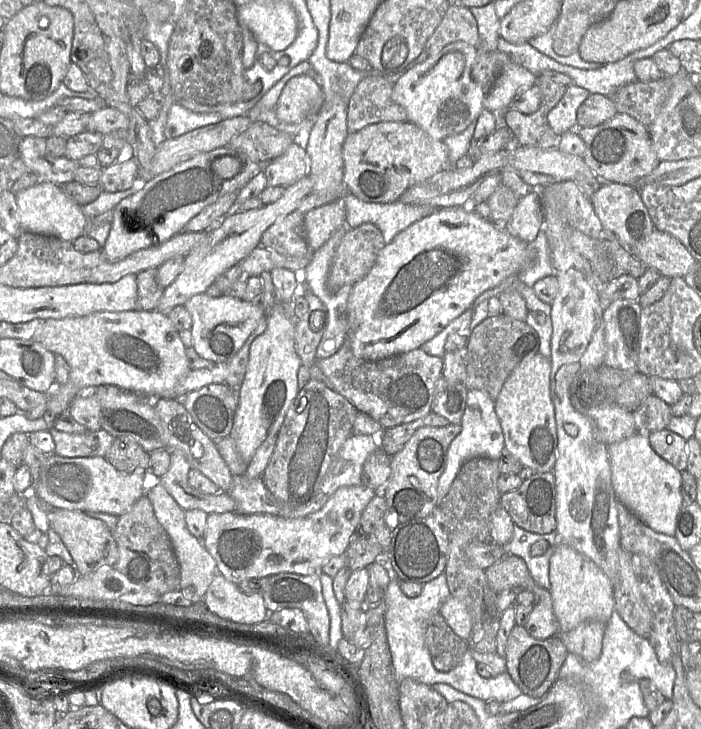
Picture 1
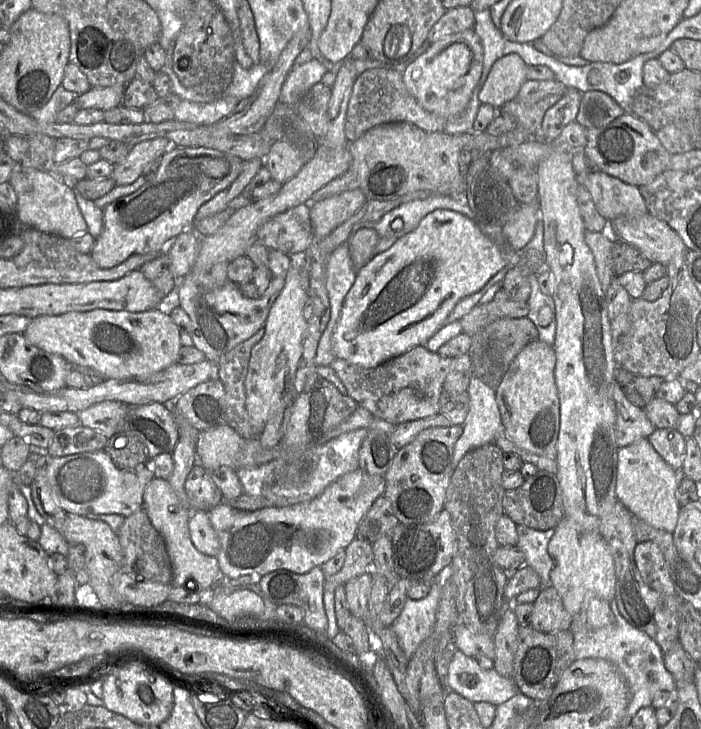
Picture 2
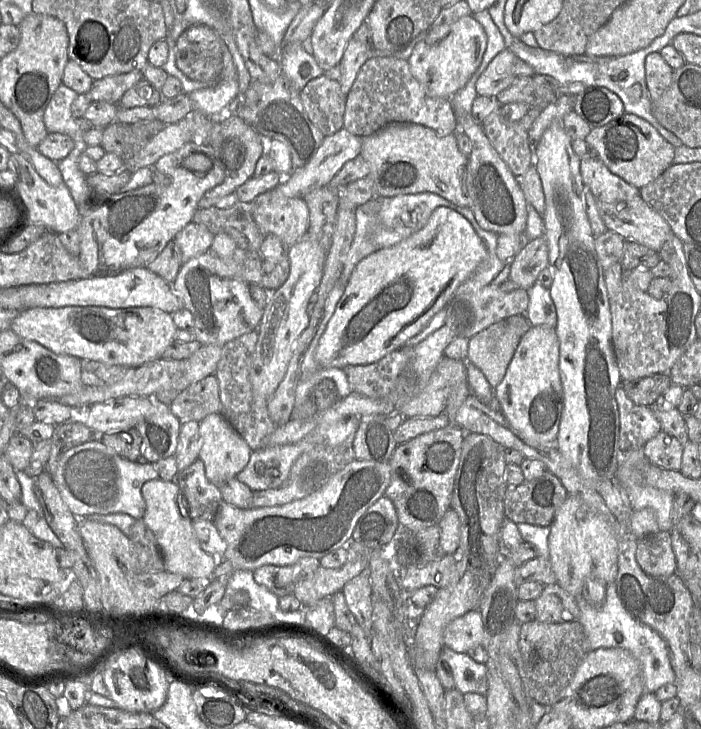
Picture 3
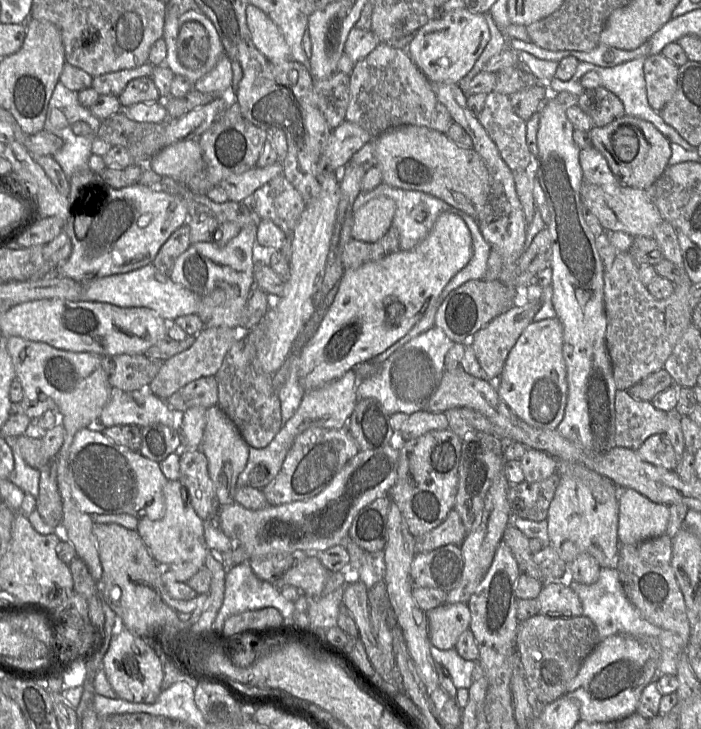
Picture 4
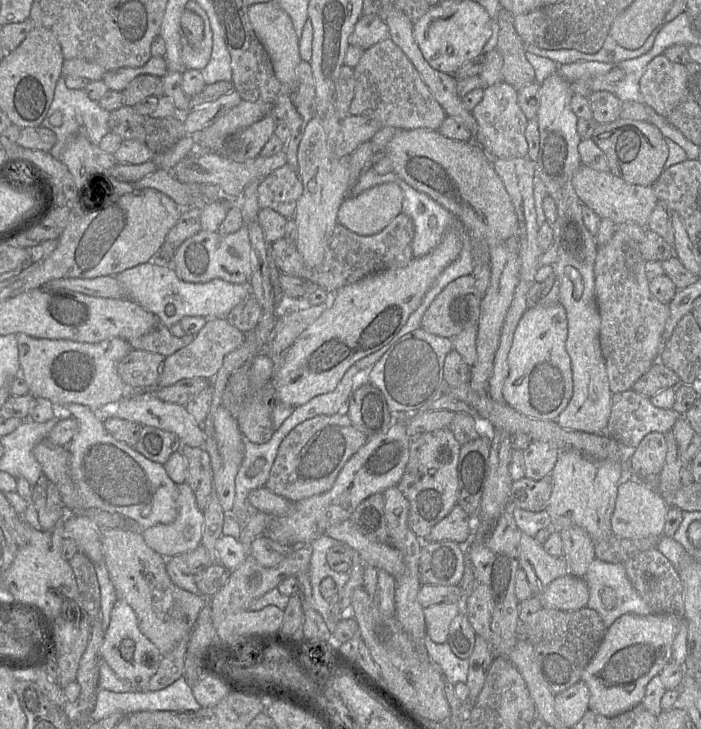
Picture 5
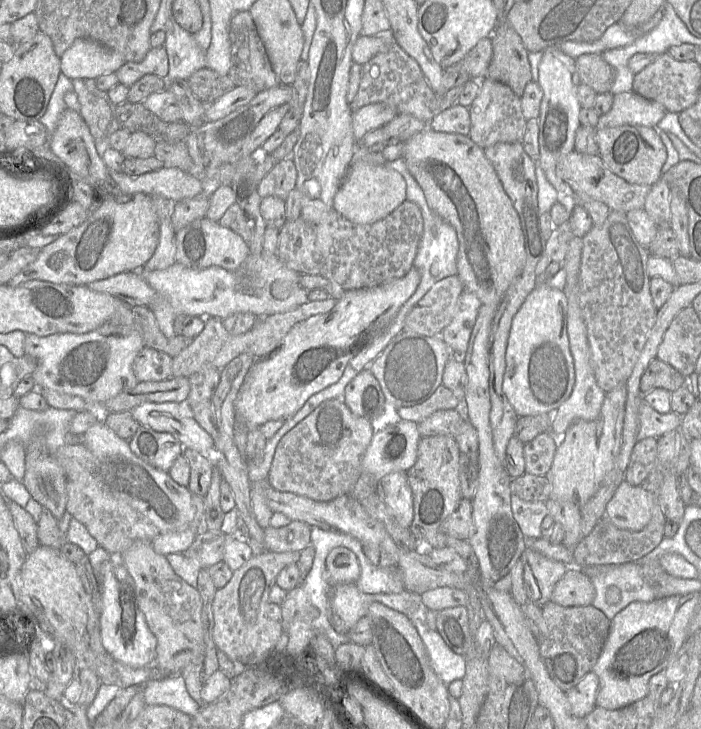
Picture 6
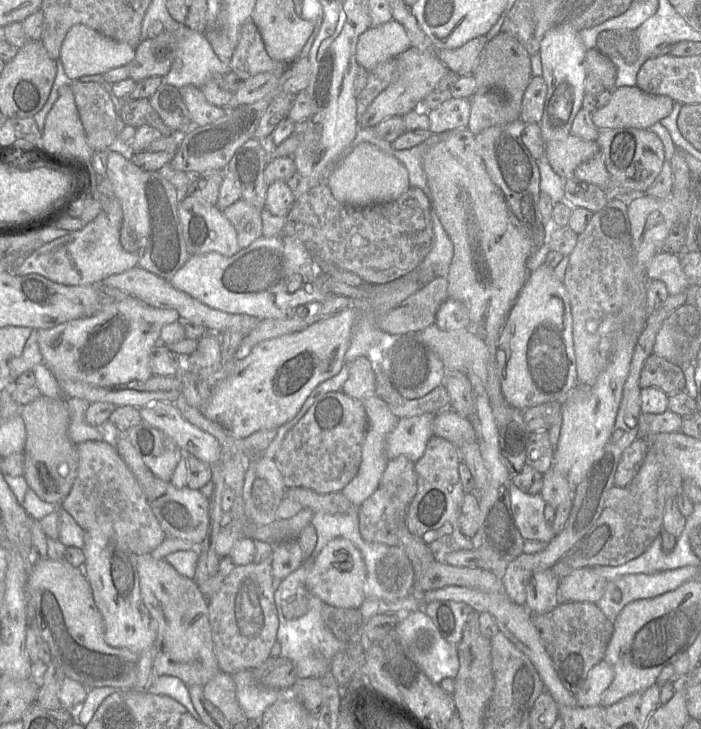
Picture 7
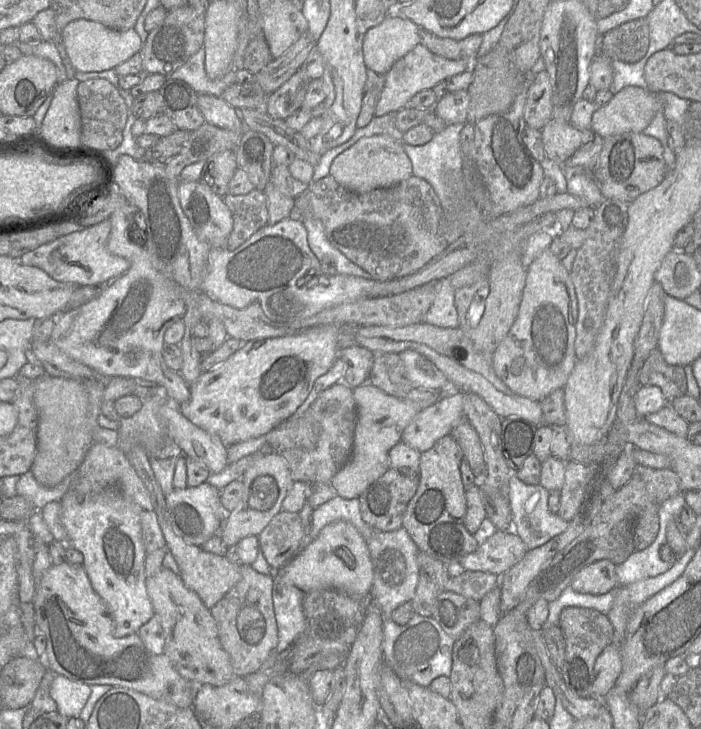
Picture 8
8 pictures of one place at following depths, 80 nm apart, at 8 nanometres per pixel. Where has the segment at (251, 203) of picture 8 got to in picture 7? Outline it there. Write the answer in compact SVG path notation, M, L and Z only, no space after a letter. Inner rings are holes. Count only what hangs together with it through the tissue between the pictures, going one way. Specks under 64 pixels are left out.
M243 199L228 206L223 214L236 229L241 249L248 247L262 236L262 211Z

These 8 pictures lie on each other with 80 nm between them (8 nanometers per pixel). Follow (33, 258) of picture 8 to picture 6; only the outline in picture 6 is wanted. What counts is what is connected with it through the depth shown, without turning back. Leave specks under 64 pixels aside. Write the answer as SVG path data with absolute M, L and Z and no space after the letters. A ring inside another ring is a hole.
M112 181L109 198L78 227L41 249L37 259L13 277L9 286L41 280L56 284L88 285L114 275L142 270L159 242L159 218L154 200L145 193L125 194Z

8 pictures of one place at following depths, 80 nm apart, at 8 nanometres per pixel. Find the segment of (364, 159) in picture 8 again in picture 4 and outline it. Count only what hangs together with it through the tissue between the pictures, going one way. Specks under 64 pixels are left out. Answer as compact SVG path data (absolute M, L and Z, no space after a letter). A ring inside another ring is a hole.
M386 196L369 200L353 215L352 237L377 242L390 228L395 210L395 202Z

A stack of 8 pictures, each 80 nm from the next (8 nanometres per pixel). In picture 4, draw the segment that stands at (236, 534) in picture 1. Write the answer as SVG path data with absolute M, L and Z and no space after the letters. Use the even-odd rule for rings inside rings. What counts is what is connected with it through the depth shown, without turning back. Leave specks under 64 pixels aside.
M394 431L389 445L359 450L330 483L311 498L258 510L247 509L235 502L221 506L217 526L233 540L235 546L246 548L249 559L296 550L319 553L340 545L347 537L355 516L375 499L387 495L395 484L399 449L403 442L399 431ZM235 529L239 529L238 537L234 535Z

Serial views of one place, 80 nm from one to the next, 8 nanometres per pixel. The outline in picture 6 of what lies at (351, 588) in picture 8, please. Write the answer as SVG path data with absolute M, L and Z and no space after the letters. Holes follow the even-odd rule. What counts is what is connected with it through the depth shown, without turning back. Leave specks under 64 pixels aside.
M335 547L326 557L326 572L335 583L355 583L360 576L360 565L350 549Z

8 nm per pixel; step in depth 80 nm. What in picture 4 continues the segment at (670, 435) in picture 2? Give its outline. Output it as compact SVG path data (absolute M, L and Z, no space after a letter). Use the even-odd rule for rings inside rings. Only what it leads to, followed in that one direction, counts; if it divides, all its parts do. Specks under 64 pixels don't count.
M666 433L651 435L636 451L644 461L669 471L675 471L678 466L673 446Z

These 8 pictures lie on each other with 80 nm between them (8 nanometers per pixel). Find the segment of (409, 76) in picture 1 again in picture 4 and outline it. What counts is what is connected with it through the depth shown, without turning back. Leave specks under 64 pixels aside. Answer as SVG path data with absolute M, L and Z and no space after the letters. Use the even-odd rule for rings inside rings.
M466 7L457 9L430 20L419 28L407 47L409 57L430 83L455 83L472 69L490 39L490 31L484 13L474 13Z

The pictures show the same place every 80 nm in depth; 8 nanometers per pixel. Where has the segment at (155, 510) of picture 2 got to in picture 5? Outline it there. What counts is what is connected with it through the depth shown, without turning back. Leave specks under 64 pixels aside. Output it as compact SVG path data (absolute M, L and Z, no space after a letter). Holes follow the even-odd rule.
M186 483L177 486L177 516L175 520L169 524L157 524L141 531L145 543L166 559L194 550L201 544L203 536L204 513L196 504L194 492Z

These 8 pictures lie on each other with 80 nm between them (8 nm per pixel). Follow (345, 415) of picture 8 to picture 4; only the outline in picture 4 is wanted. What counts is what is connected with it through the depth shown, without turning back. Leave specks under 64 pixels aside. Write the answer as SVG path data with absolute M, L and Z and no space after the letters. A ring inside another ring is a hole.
M347 427L306 429L295 438L277 476L262 488L269 506L304 500L319 494L358 451L358 445Z

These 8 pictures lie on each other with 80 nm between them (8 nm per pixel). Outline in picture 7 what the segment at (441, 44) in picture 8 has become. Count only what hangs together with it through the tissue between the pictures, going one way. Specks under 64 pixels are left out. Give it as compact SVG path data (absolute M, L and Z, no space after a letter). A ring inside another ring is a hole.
M485 35L469 40L456 49L435 49L435 56L444 63L450 71L460 76L473 75L479 57L488 43Z

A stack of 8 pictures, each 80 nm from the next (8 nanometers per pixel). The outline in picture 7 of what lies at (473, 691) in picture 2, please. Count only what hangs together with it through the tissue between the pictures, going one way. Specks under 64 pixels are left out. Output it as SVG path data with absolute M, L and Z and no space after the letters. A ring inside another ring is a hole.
M423 609L404 614L394 630L407 656L420 667L432 683L439 684L444 678L454 679L459 670L457 649L441 636Z

